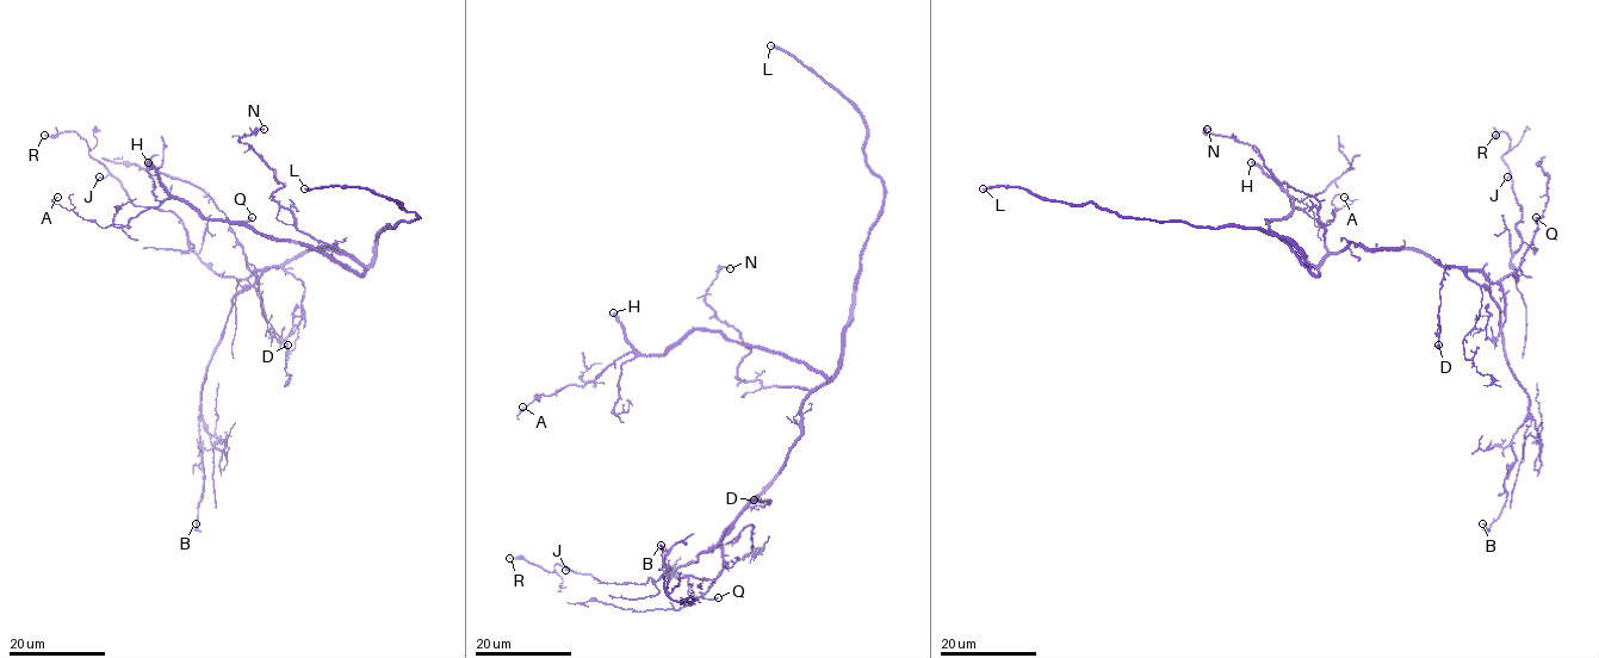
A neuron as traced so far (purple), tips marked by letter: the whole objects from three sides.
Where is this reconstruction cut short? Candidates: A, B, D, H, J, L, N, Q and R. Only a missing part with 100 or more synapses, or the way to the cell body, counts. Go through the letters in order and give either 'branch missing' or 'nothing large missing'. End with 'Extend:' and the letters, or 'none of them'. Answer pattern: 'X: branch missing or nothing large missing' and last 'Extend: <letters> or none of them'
A: nothing large missing
B: nothing large missing
D: nothing large missing
H: branch missing
J: nothing large missing
L: branch missing
N: nothing large missing
Q: nothing large missing
R: nothing large missing
Extend: H, L

